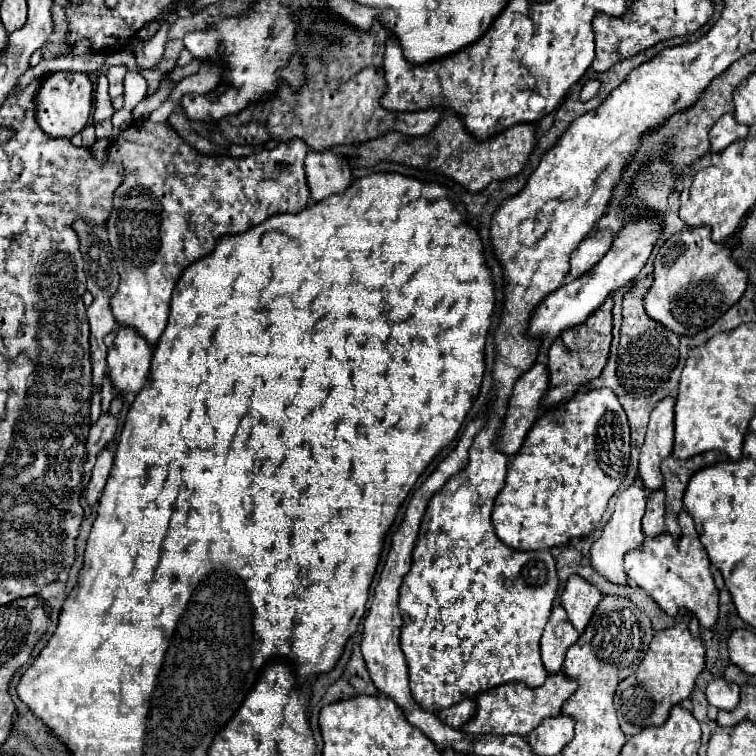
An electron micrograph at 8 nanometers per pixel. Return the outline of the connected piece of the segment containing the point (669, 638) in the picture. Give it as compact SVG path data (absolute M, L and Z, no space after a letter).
M684 620L672 628L656 632L638 670L626 680L622 680L616 688L614 706L618 712L622 732L626 736L634 736L648 724L656 726L662 724L668 718L670 708L690 696L698 674L704 670L704 664L706 664L704 640L700 636L692 636Z

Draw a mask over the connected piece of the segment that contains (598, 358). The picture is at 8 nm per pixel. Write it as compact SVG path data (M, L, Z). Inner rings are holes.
M608 298L590 318L582 324L568 328L554 340L548 348L548 372L550 372L550 388L544 396L544 404L562 404L568 402L576 392L578 386L594 380L600 376L610 350L612 340L612 298Z

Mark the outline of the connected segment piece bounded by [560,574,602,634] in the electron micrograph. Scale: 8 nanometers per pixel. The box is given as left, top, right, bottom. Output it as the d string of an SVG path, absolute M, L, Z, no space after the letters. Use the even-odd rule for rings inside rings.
M574 574L568 578L568 584L560 596L562 608L568 612L568 620L580 634L584 632L586 624L590 622L594 608L598 606L600 600L602 600L600 590Z

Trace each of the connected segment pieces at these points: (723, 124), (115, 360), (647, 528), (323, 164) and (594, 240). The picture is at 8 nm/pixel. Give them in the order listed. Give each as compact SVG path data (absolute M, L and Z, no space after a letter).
M724 114L710 130L710 152L722 152L732 142L748 136L748 126L738 124L732 114Z
M118 328L114 346L108 350L108 376L116 396L138 394L148 376L152 348L132 328Z
M662 488L658 492L650 492L650 496L648 496L648 504L646 504L644 520L642 520L642 532L648 538L654 538L654 536L666 532L666 524L664 524L664 492L662 492Z
M330 150L326 152L308 152L304 160L306 180L310 196L314 202L328 198L332 194L344 192L352 184L352 172L344 156L336 156Z
M596 230L596 234L592 234L586 240L582 240L578 244L578 248L572 252L568 280L574 280L574 278L582 276L594 264L598 264L602 260L602 256L610 250L612 240L614 240L612 230Z

